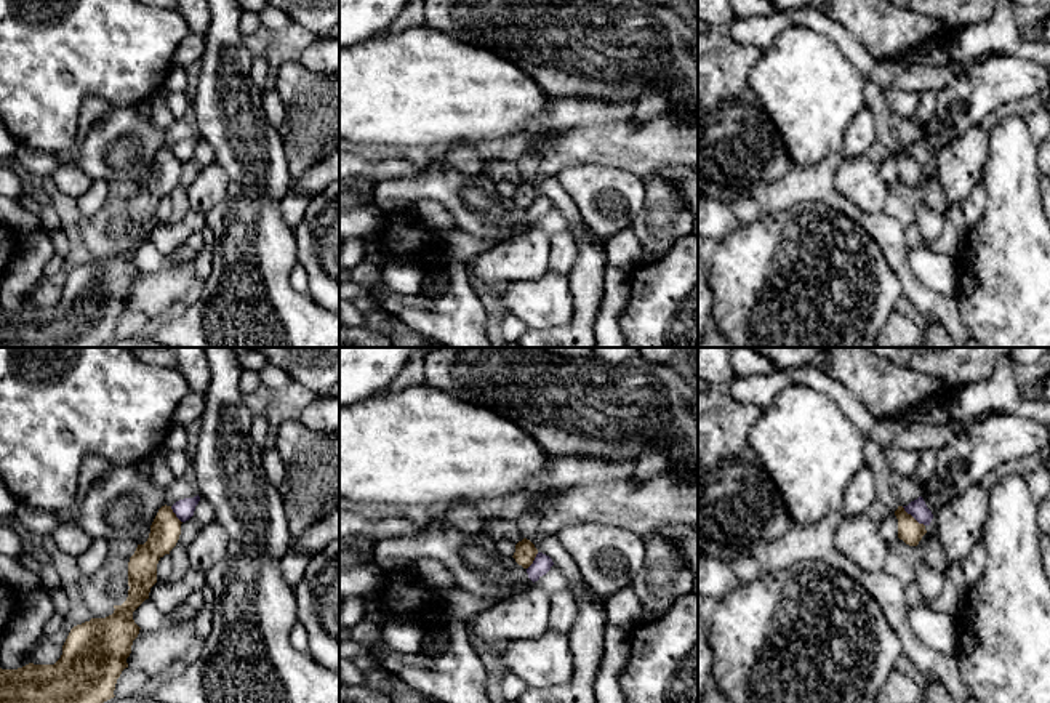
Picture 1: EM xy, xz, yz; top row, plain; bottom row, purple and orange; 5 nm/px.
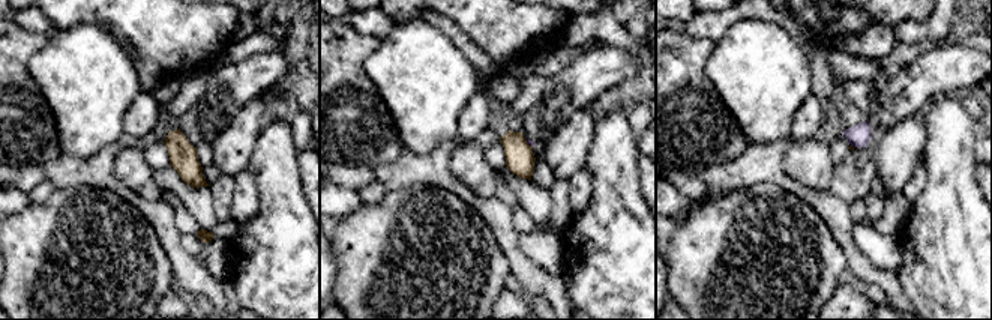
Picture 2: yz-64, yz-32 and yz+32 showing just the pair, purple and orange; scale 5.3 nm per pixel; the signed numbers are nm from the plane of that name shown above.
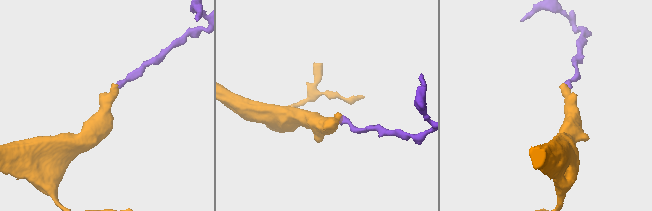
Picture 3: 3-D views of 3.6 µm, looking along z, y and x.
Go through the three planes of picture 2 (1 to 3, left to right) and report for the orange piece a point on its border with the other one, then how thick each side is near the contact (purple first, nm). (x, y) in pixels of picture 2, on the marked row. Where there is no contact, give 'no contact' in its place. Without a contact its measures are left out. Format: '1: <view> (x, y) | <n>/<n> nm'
1: no contact
2: yz-32 (527, 141) | 30/160 nm
3: yz+32 (853, 146) | 120/20 nm

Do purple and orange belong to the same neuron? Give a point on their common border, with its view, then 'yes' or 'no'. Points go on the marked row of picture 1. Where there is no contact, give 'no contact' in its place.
yz (913, 516) | no

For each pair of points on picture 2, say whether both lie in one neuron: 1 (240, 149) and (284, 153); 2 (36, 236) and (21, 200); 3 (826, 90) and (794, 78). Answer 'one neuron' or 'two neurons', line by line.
1: two neurons
2: two neurons
3: two neurons

